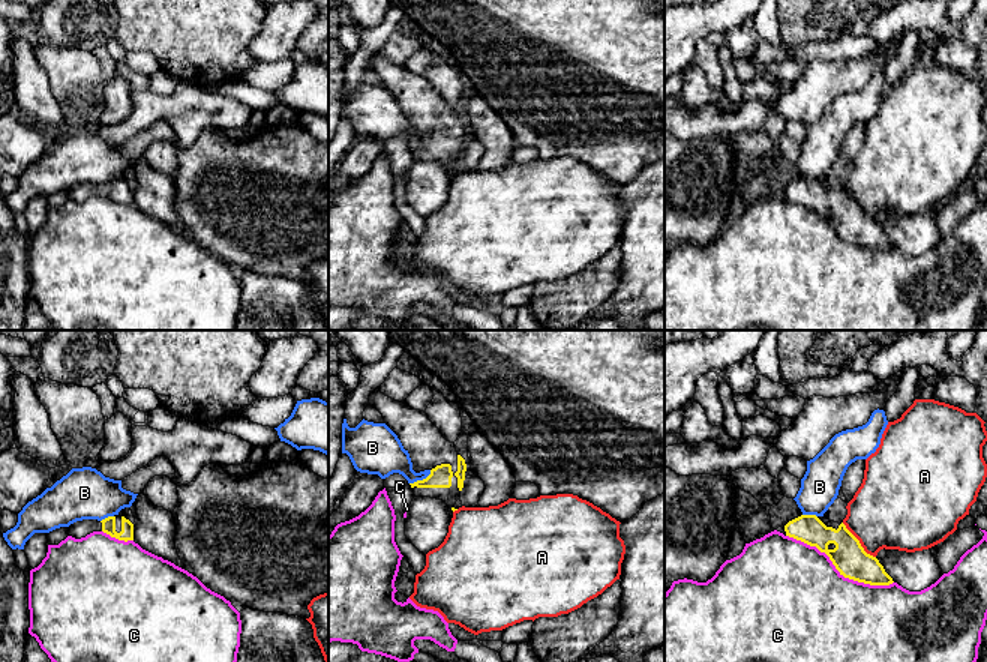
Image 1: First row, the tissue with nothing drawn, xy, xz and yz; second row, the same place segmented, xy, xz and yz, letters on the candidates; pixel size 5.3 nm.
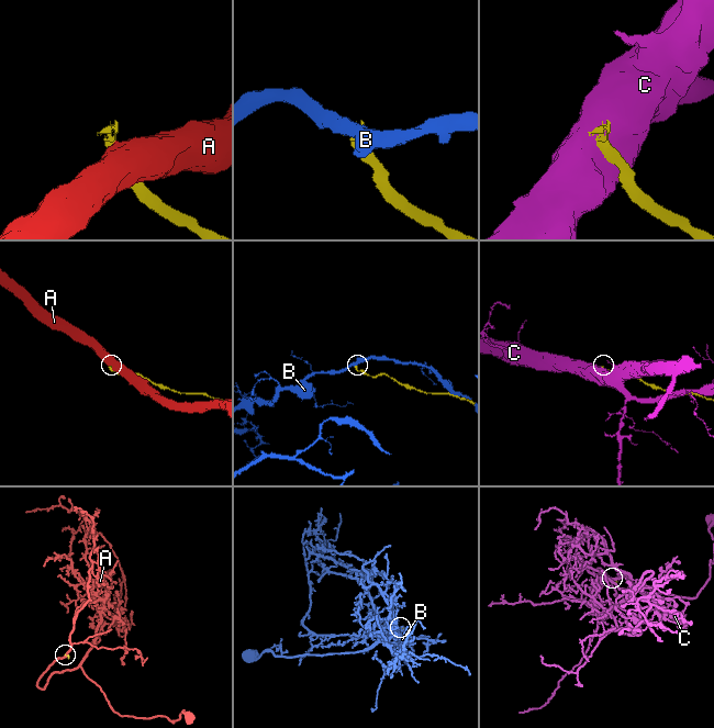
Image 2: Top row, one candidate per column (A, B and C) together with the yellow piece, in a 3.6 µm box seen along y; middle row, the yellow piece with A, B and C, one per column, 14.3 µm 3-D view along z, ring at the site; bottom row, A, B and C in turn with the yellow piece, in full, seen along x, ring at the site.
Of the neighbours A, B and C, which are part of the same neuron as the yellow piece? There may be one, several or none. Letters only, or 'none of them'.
none of them

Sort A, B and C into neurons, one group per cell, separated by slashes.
A / B / C

